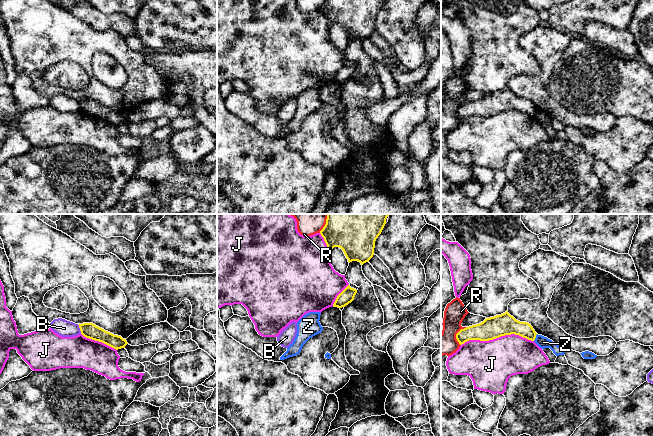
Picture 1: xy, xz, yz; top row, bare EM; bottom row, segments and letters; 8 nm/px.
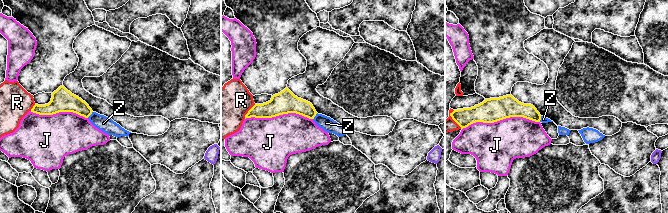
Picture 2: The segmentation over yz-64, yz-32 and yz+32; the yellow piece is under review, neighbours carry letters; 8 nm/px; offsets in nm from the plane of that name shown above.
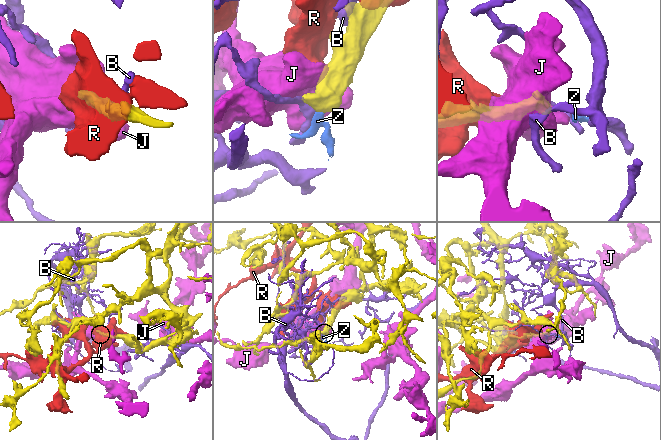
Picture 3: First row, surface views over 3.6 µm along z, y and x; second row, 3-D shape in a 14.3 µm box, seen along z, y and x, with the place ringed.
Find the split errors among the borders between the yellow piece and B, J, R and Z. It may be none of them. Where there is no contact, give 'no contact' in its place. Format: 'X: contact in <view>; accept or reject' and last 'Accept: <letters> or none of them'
B: contact in xy; reject
J: contact in yz; reject
R: contact in yz; reject
Z: contact in yz; reject
Accept: none of them

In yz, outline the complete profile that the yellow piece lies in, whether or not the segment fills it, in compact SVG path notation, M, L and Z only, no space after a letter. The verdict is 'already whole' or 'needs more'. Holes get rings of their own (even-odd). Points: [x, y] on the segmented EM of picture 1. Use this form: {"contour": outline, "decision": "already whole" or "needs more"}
{"contour": "M506 311L501 315L486 318L479 324L461 329L456 334L456 339L462 345L469 340L489 341L511 334L531 341L534 341L537 335L531 324L516 320Z", "decision": "already whole"}

